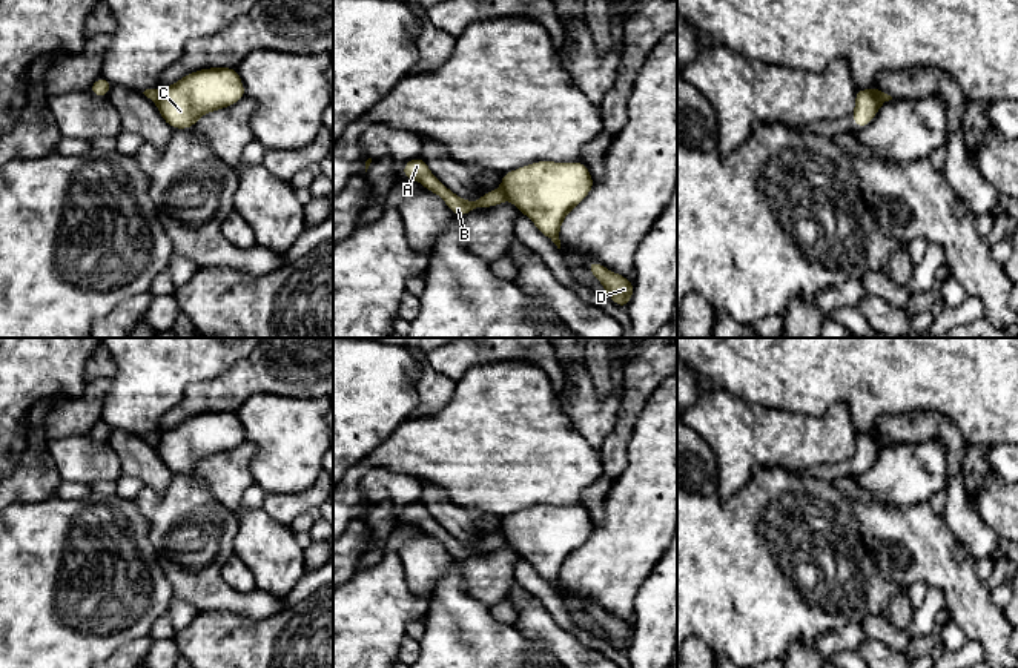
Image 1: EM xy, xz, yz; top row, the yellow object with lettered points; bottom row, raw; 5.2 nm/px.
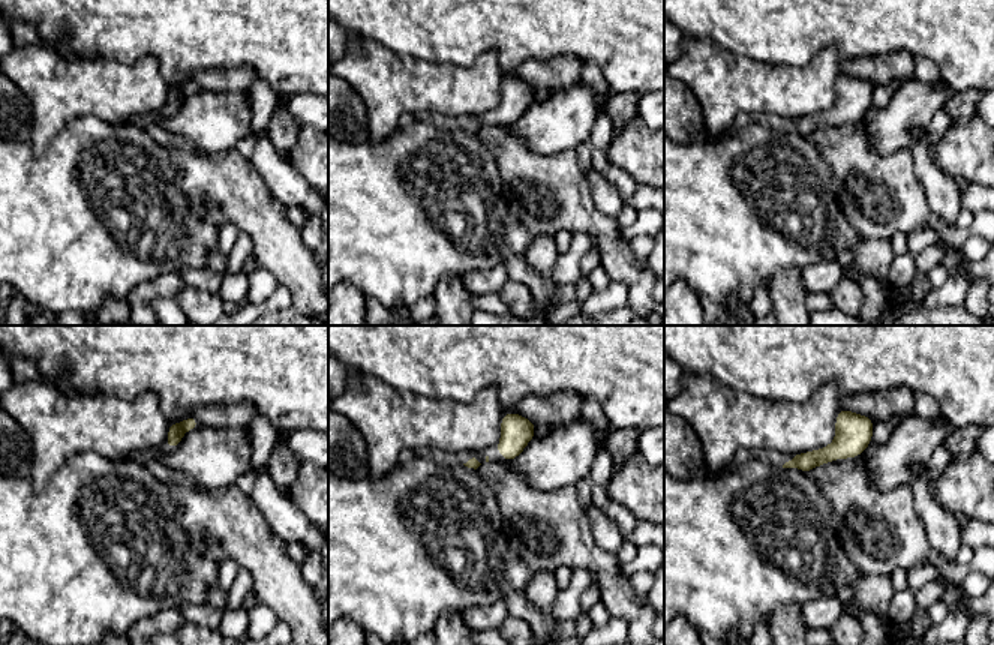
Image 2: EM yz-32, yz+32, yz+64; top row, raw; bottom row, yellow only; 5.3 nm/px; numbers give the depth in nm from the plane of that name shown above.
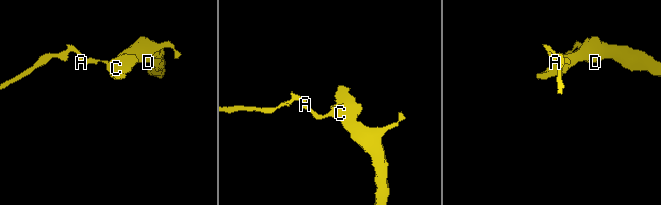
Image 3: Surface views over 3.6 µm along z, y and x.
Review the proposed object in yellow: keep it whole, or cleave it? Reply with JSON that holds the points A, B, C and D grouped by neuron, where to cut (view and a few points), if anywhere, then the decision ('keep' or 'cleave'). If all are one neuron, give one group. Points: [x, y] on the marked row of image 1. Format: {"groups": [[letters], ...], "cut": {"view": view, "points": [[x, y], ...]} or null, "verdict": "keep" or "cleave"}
{"groups": [["A", "B"], ["C", "D"]], "cut": {"view": "xy", "points": [[160, 89], [160, 97], [155, 102]]}, "verdict": "cleave"}

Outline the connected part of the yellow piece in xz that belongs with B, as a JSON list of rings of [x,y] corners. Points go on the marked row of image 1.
[[[422,157],[407,161],[404,164],[402,175],[408,180],[419,181],[427,190],[439,195],[456,217],[464,217],[468,212],[473,212],[478,206],[487,209],[507,200],[502,189],[490,190],[476,201],[467,201],[458,197],[431,174]]]

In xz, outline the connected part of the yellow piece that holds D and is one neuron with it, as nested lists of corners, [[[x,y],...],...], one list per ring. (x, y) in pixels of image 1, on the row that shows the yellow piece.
[[[588,261],[587,269],[600,281],[616,306],[623,309],[628,306],[636,287],[628,278],[608,270],[596,261]]]

